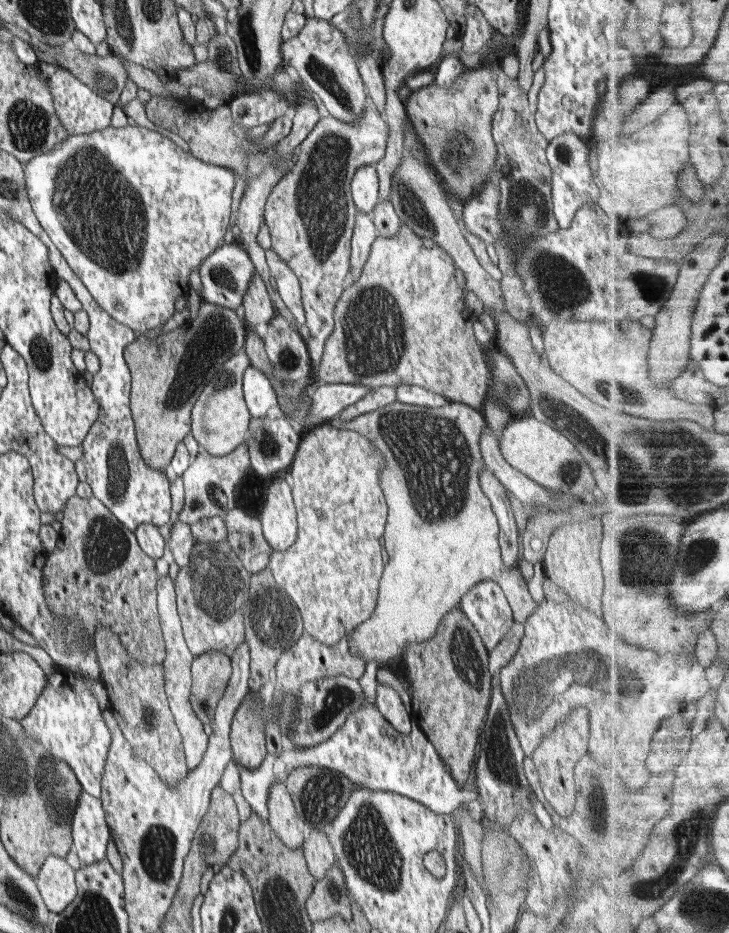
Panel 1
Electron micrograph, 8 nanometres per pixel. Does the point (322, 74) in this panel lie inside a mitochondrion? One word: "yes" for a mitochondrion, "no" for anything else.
yes

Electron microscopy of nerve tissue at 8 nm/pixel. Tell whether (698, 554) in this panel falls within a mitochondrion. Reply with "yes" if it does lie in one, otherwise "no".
yes

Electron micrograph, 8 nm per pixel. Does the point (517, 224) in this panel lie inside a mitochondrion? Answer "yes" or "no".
yes

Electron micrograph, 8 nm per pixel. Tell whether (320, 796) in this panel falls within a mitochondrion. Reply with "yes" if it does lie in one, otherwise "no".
yes

